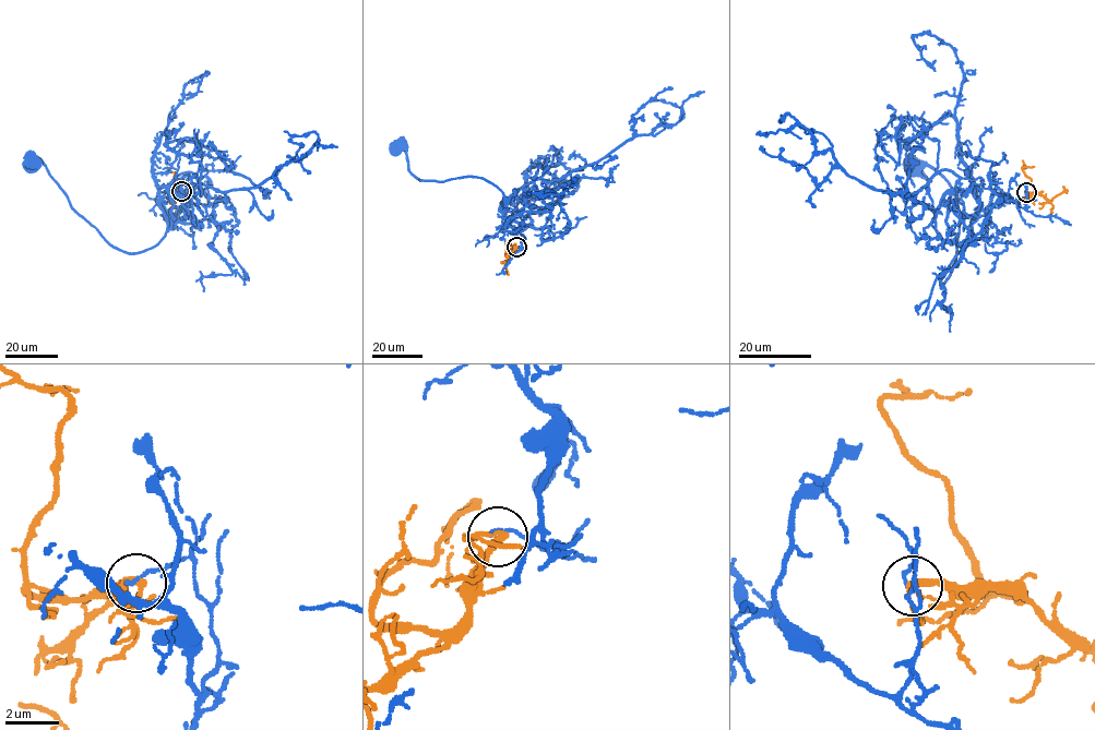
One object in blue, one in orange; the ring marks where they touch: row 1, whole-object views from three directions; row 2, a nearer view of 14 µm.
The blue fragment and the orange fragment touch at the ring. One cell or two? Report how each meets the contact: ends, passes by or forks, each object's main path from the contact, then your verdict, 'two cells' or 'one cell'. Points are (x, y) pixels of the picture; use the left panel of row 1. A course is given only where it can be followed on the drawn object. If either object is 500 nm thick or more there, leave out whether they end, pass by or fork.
blue ends there; orange passes by; blue runs (181, 191), (188, 203), (178, 187), (158, 202), (165, 236), (126, 253), (33, 162); orange runs (181, 191), (170, 192), (175, 172), (164, 172); two cells

